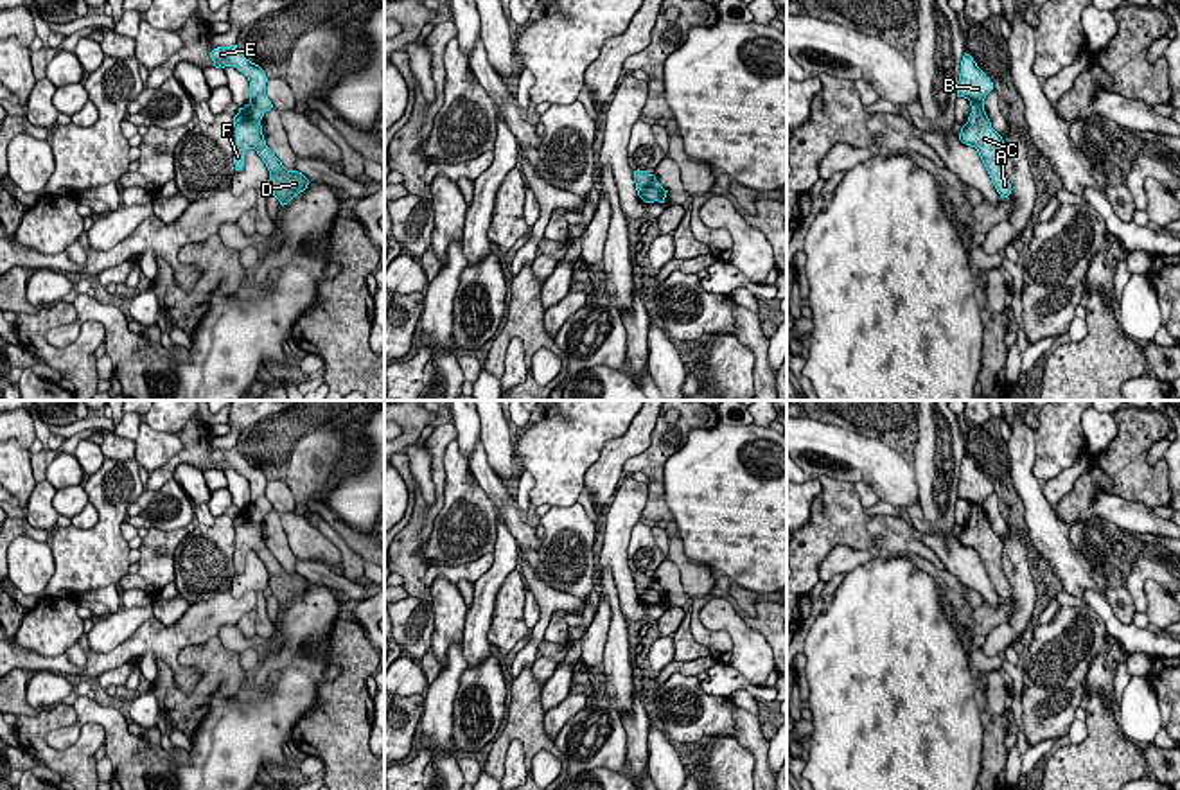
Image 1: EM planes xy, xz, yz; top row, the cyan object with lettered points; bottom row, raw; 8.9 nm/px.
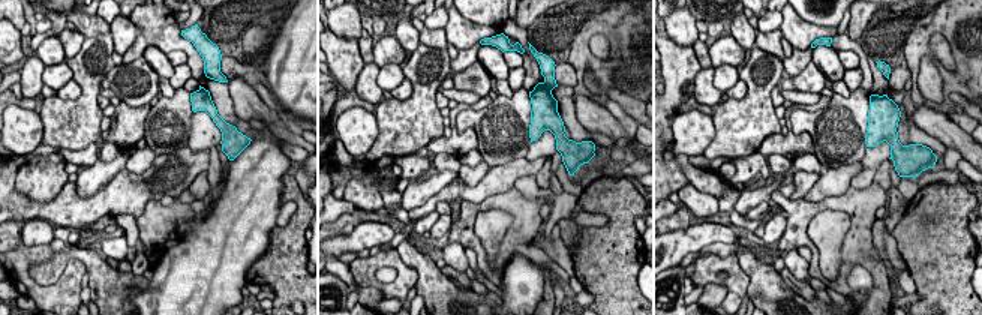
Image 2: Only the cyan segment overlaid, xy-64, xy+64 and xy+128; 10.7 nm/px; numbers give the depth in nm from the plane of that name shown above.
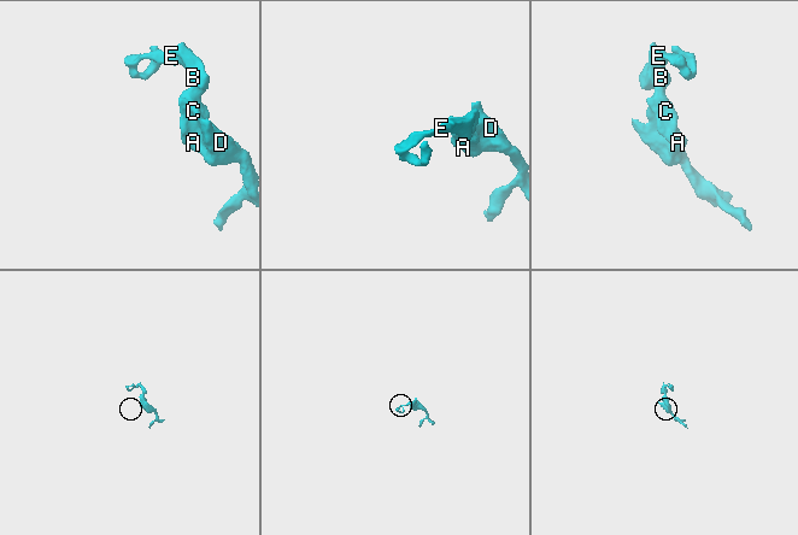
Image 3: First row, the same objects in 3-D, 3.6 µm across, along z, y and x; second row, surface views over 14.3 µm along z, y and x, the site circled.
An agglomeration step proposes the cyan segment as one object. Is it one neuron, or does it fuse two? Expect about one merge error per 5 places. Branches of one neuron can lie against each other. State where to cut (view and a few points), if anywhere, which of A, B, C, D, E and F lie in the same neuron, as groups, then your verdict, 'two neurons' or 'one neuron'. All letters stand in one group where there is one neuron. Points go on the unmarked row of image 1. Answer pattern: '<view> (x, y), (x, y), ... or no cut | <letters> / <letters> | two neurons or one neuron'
no cut | A B C D E F | one neuron

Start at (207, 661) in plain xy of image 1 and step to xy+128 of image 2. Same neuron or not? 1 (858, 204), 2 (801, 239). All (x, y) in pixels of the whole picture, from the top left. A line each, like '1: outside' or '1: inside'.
1: inside
2: inside

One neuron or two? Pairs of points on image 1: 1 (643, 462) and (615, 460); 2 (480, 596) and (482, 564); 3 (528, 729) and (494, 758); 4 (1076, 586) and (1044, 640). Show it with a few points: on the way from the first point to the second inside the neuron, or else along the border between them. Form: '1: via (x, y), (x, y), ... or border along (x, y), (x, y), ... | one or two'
1: border along (654, 428), (651, 444), (631, 456), (622, 469) | two
2: border along (493, 553), (493, 564), (473, 584) | two
3: via (518, 729), (500, 747) | one
4: border along (1064, 589), (1082, 600) | two

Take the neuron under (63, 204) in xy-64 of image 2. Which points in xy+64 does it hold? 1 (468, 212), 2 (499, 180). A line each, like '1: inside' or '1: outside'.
1: outside
2: inside

